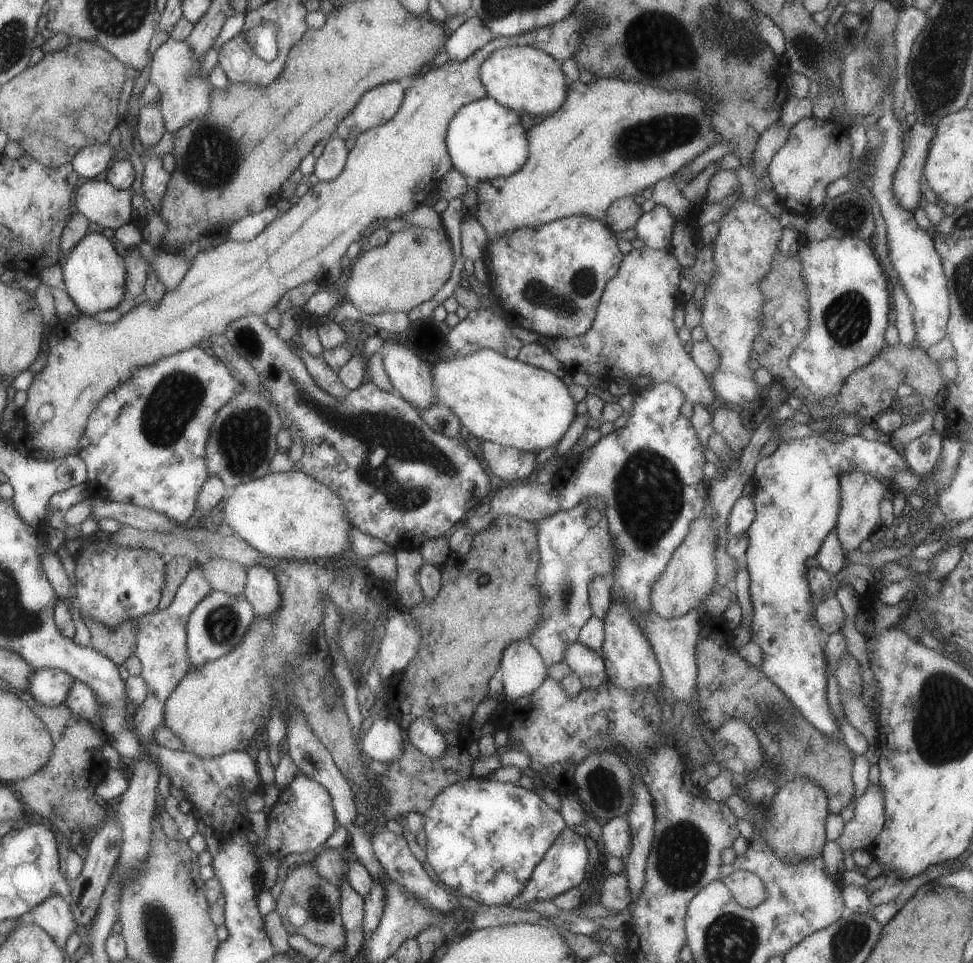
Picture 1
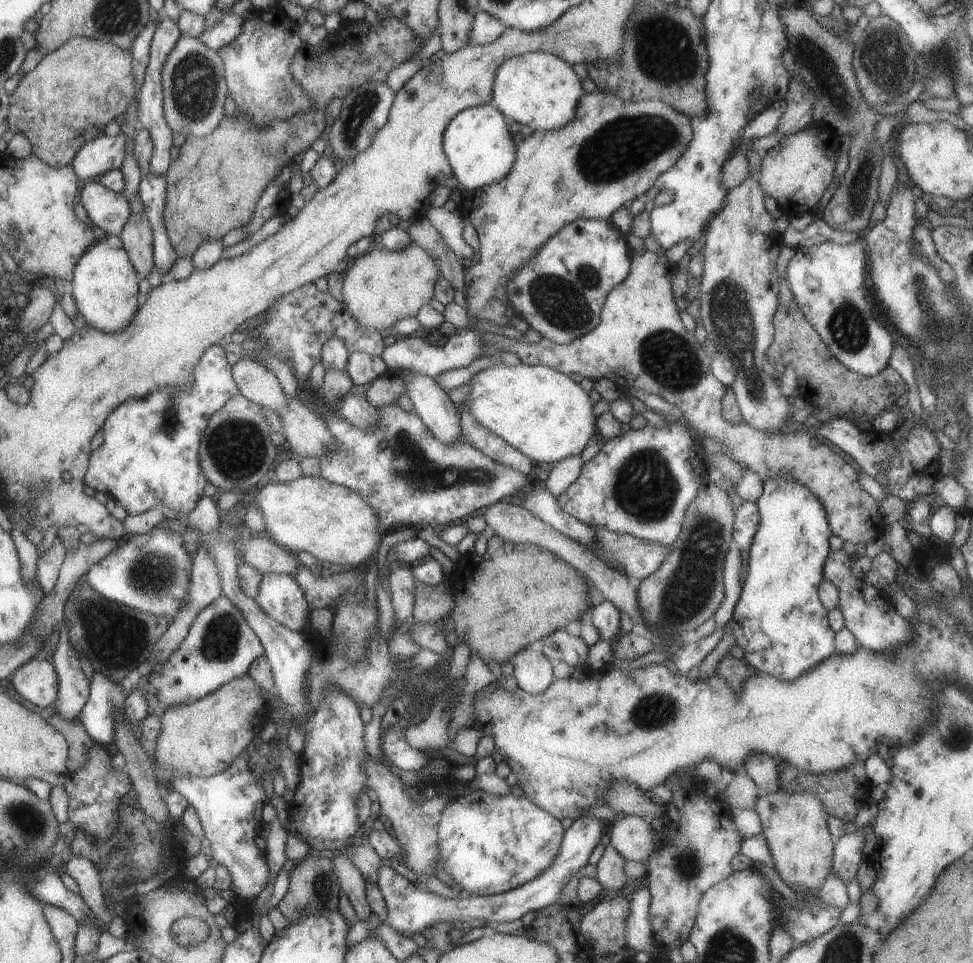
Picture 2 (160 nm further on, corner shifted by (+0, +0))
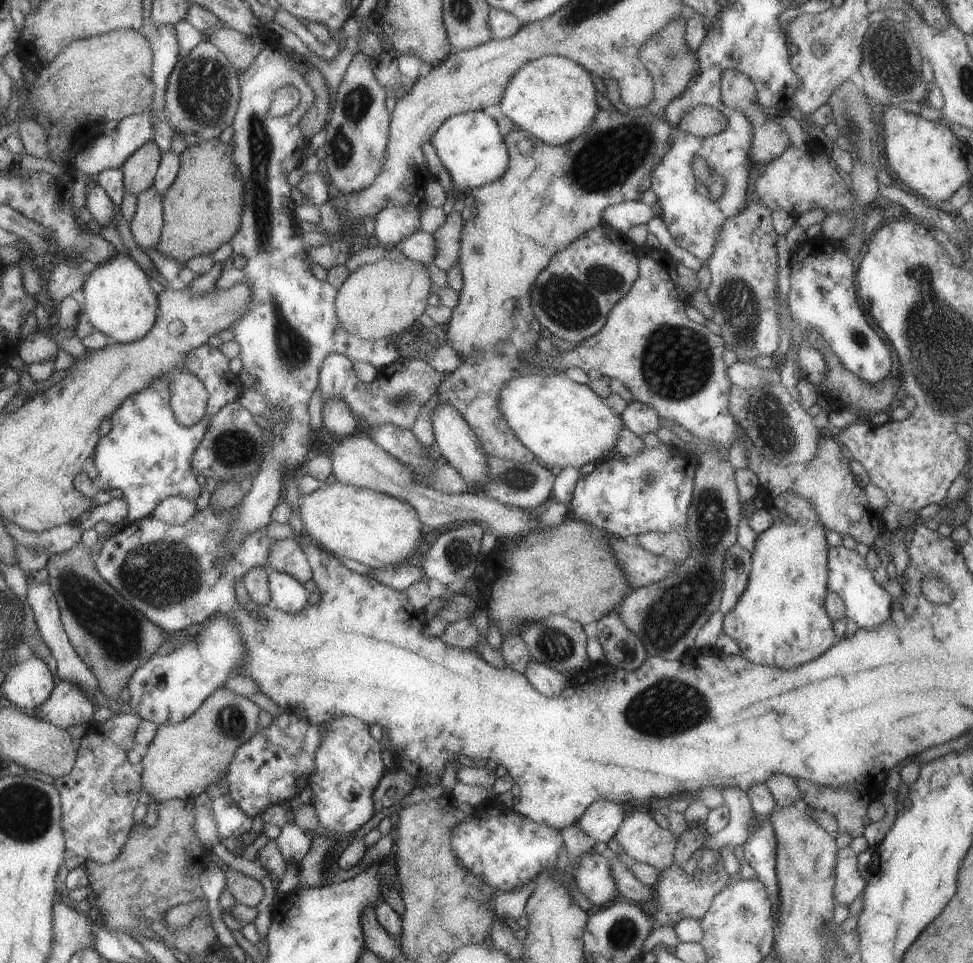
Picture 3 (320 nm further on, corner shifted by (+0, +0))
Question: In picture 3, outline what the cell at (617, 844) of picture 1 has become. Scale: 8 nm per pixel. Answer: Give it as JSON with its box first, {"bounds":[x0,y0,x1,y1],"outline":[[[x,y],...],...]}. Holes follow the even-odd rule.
{"bounds":[614,808,676,872],"outline":[[[635,808],[625,815],[614,839],[621,845],[630,863],[645,863],[659,872],[673,864],[676,840],[669,829],[655,823],[651,812],[645,808]]]}

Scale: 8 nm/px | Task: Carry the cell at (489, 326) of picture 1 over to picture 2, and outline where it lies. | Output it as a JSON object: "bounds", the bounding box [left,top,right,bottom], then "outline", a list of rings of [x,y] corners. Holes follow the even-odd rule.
{"bounds":[380,329,482,378],"outline":[[[478,329],[457,330],[457,333],[450,336],[441,347],[431,346],[422,337],[415,337],[410,334],[397,339],[390,346],[386,346],[380,357],[386,364],[387,370],[397,372],[403,369],[411,369],[434,378],[439,373],[467,366],[473,359],[481,356],[482,348],[479,342],[479,335],[481,333],[482,331]]]}

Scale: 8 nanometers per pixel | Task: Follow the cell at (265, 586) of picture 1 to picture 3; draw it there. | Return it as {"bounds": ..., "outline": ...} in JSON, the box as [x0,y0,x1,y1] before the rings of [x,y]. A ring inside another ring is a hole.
{"bounds":[267,572,309,613],"outline":[[[267,572],[271,606],[294,613],[306,605],[309,593],[302,583],[284,572]]]}

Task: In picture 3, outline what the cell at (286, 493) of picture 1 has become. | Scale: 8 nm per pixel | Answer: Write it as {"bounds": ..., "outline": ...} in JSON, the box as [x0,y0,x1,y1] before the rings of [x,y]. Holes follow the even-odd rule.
{"bounds":[298,480,423,568],"outline":[[[335,480],[330,486],[323,485],[311,494],[298,499],[298,512],[303,527],[301,532],[314,540],[332,555],[344,556],[372,568],[399,564],[411,558],[417,547],[422,546],[423,526],[416,510],[405,501],[371,489],[344,485]]]}

